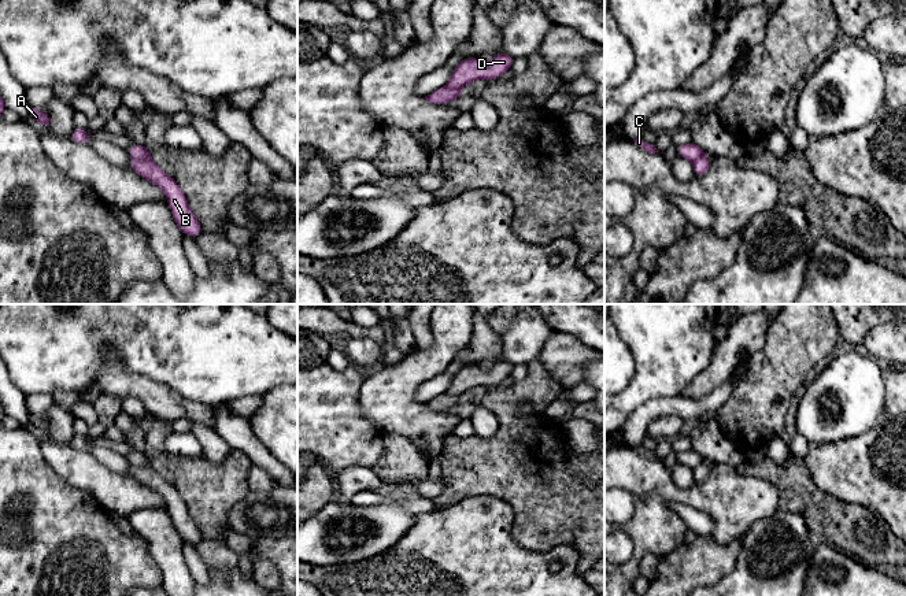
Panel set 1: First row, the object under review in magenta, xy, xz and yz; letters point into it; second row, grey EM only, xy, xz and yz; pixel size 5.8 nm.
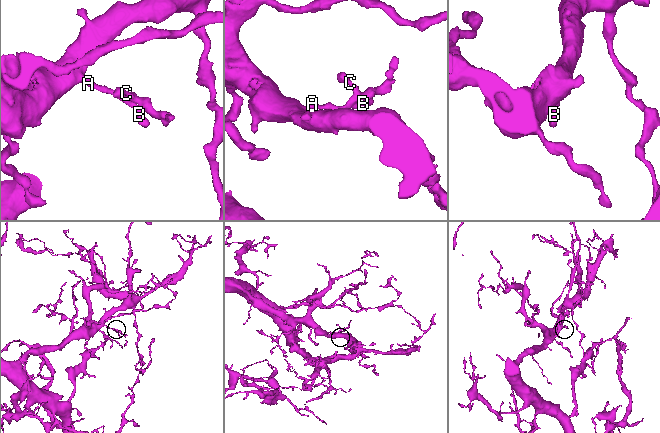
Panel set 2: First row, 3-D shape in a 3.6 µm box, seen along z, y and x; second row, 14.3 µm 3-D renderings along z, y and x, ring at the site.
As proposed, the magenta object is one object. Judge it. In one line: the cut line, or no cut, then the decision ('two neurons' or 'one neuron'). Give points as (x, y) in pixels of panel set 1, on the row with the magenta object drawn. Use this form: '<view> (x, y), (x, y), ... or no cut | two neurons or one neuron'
xy (132, 156), (150, 159) | two neurons

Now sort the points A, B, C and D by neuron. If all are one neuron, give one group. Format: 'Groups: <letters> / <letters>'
Groups: A B / C D

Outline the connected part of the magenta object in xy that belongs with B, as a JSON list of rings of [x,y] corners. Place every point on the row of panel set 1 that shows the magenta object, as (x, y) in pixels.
[[[132,158],[130,169],[164,192],[174,222],[182,236],[186,234],[196,238],[201,233],[200,222],[191,211],[185,195],[174,178],[169,177],[152,159],[141,160]]]

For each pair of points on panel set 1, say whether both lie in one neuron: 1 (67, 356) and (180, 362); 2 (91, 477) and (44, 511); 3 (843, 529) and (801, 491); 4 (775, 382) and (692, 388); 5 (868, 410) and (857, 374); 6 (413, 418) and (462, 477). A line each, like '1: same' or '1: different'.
1: same
2: different
3: same
4: different
5: same
6: different

